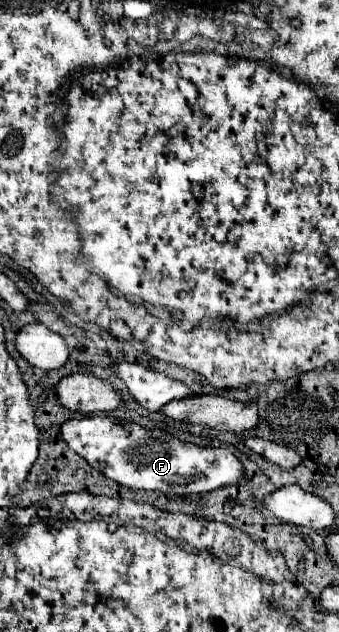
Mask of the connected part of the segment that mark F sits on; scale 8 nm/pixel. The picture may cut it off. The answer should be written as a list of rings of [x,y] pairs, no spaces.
[[[107,415],[71,419],[63,423],[61,435],[65,443],[93,469],[131,489],[189,495],[209,493],[219,487],[239,485],[241,481],[245,481],[245,467],[231,451],[185,443],[161,429],[145,429],[137,423],[125,427],[117,419]]]

